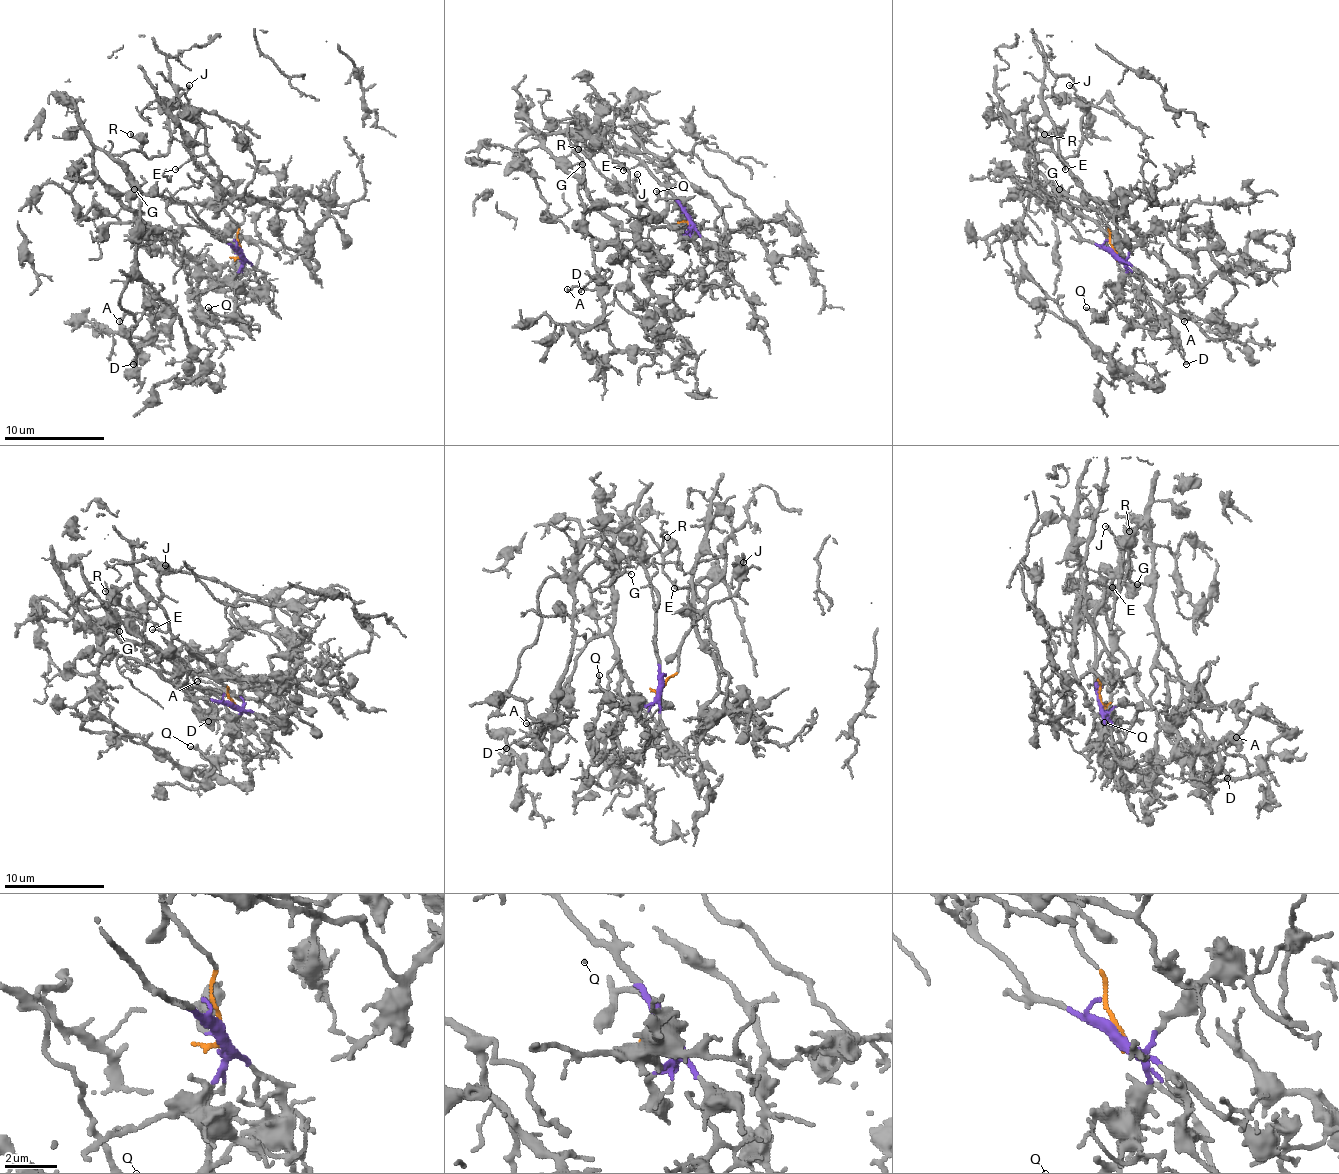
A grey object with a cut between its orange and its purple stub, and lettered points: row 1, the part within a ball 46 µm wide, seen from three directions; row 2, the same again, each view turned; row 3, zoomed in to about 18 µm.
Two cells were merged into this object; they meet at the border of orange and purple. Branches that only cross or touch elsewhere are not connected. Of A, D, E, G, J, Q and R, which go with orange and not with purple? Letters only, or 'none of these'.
E

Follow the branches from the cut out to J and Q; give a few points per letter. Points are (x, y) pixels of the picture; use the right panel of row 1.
J: (1113, 254), (1086, 241), (1048, 201), (1028, 194), (1026, 158), (1078, 151), (1086, 103), (1068, 86)
Q: (1113, 254), (1126, 264), (1121, 292), (1106, 309), (1093, 314), (1086, 307)

